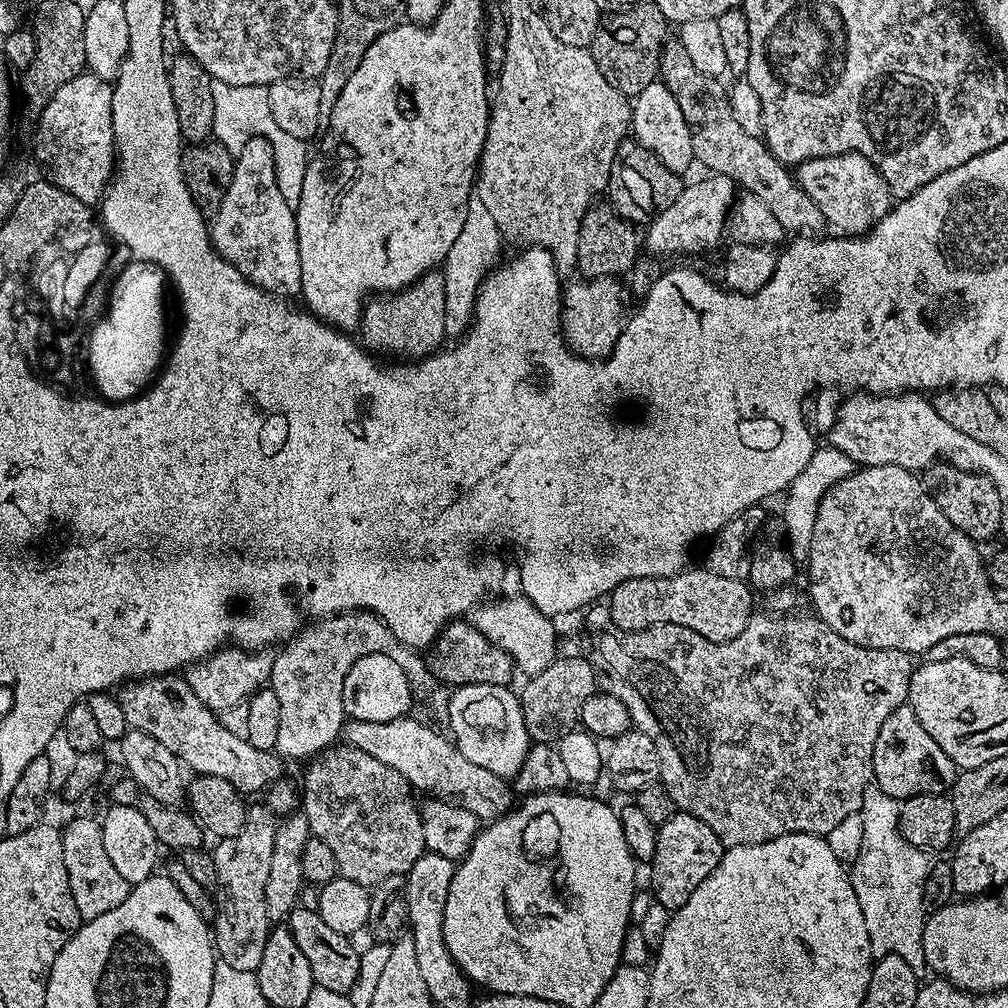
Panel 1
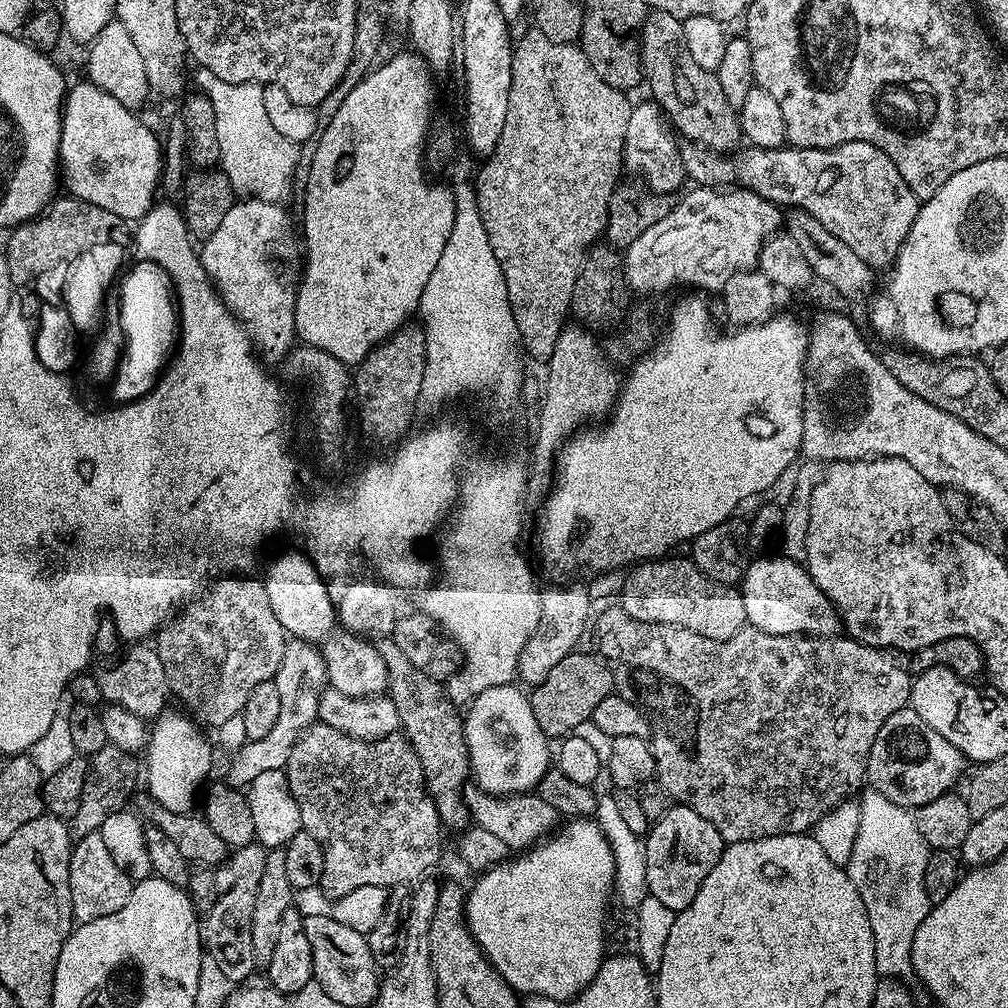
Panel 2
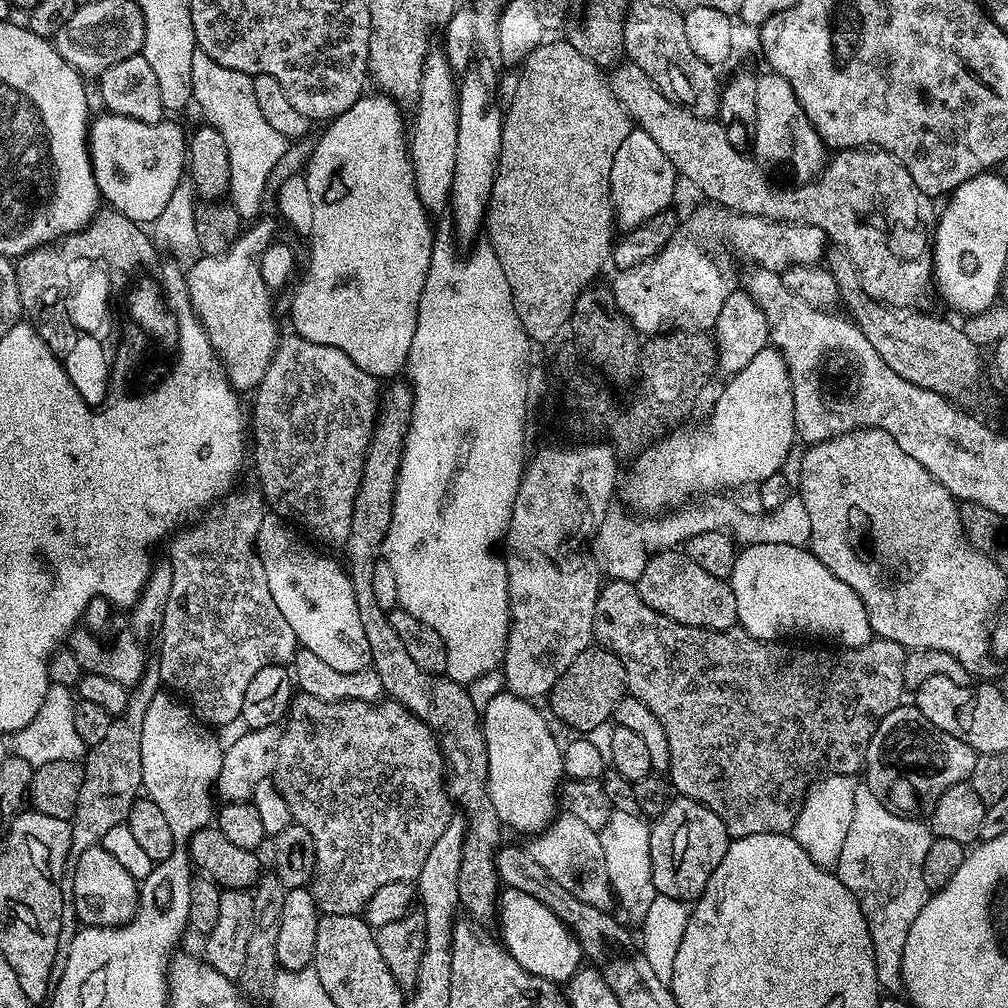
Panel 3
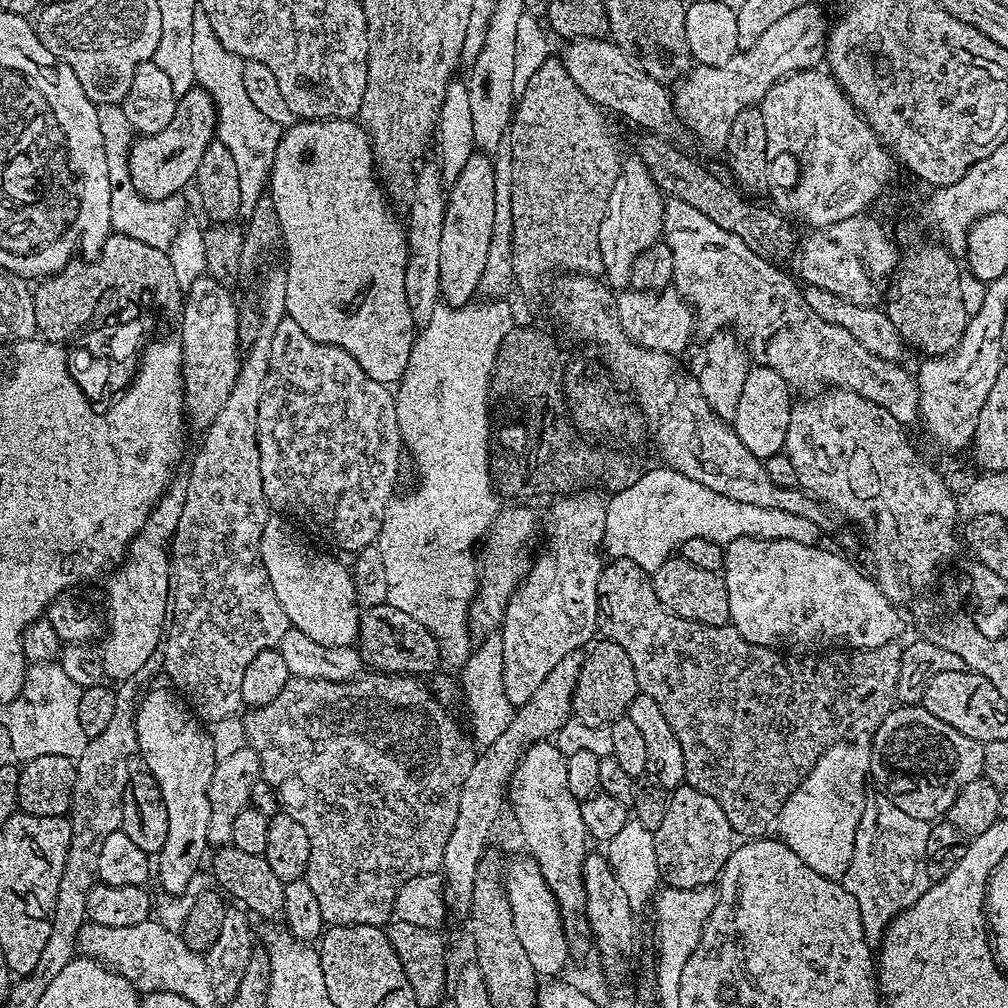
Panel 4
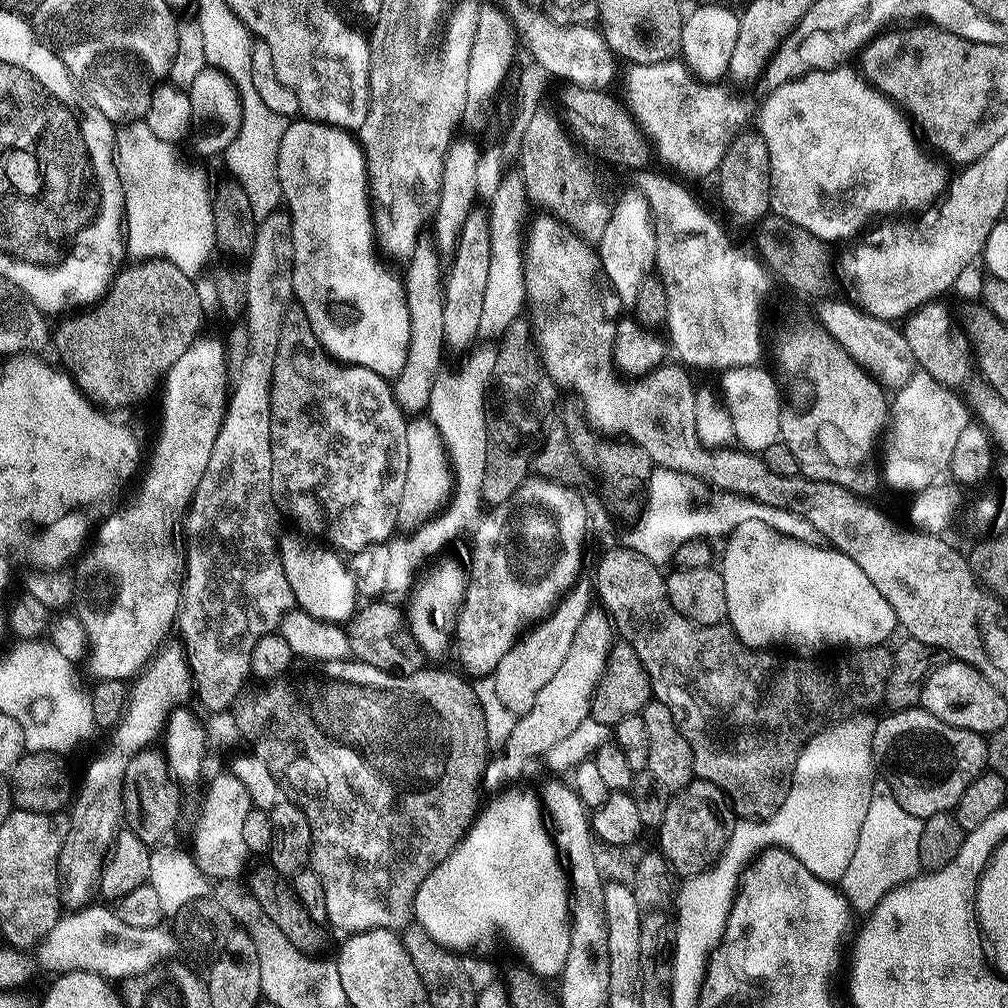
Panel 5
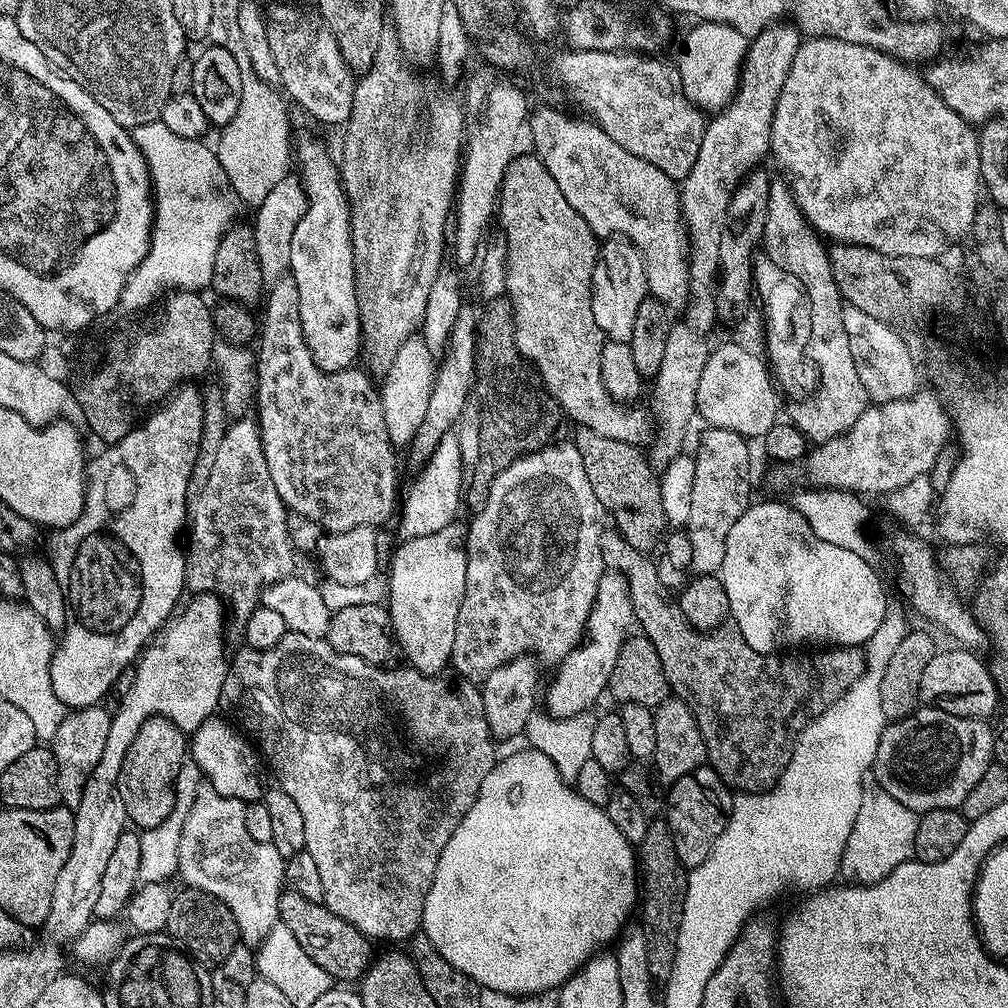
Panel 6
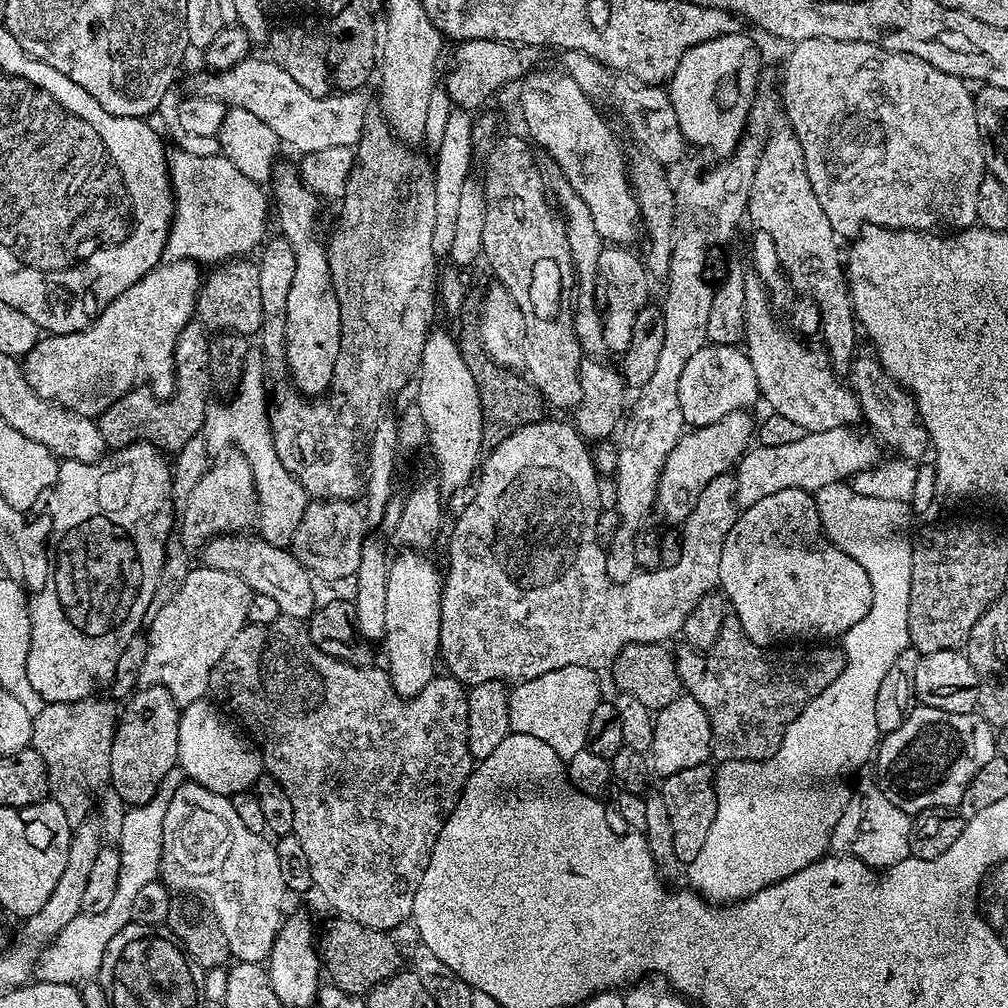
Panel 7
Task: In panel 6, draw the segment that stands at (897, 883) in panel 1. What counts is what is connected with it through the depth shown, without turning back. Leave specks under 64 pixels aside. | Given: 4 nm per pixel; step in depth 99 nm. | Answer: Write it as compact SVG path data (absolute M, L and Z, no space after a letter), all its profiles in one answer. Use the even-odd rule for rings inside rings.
M872 782L862 794L862 810L852 827L844 851L843 867L851 879L861 886L875 886L885 880L895 868L909 863L916 851L917 813L910 811L898 798L890 798L886 790Z

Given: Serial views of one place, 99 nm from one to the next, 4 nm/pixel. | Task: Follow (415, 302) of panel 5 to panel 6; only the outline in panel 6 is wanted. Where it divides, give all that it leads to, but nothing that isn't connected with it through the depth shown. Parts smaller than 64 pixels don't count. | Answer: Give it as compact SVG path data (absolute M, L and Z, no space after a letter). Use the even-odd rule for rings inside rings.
M412 335L406 342L402 342L383 373L384 385L381 383L378 388L382 402L382 418L386 420L386 430L393 445L409 445L418 426L422 424L422 418L426 418L433 375L434 354L426 346L423 335Z

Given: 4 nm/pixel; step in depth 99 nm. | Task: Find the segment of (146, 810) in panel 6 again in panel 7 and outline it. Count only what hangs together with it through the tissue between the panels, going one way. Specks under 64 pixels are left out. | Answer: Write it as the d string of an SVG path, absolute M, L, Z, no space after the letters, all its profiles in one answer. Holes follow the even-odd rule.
M147 685L134 692L127 703L128 709L121 711L111 747L111 787L129 807L144 805L157 793L162 778L177 765L178 726L180 725L180 706L165 687Z

